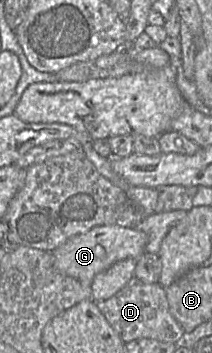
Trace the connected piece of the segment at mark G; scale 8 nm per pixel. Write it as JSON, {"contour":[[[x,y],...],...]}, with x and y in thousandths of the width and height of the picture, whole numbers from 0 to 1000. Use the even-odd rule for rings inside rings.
{"contour":[[[557,637],[453,640],[368,663],[245,711],[259,762],[316,782],[373,793],[396,810],[429,813],[443,785],[585,734],[646,739],[684,714],[698,669],[627,643]]]}

